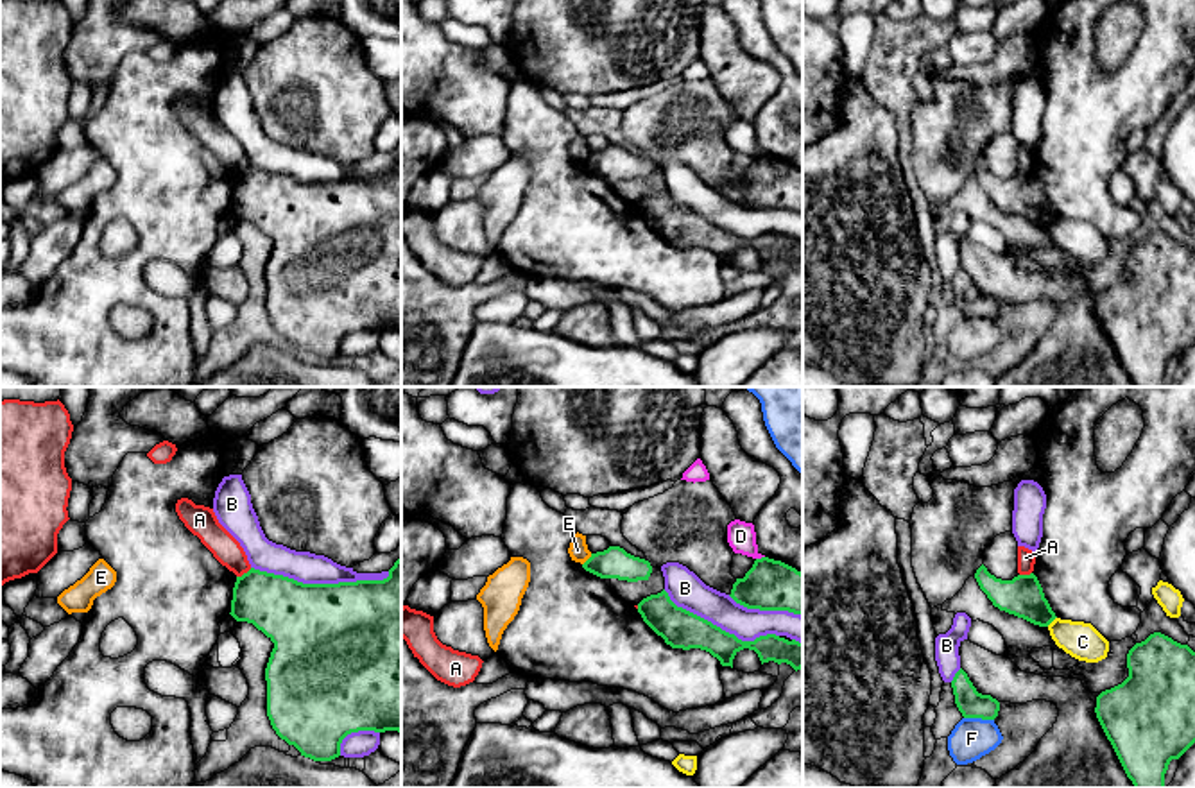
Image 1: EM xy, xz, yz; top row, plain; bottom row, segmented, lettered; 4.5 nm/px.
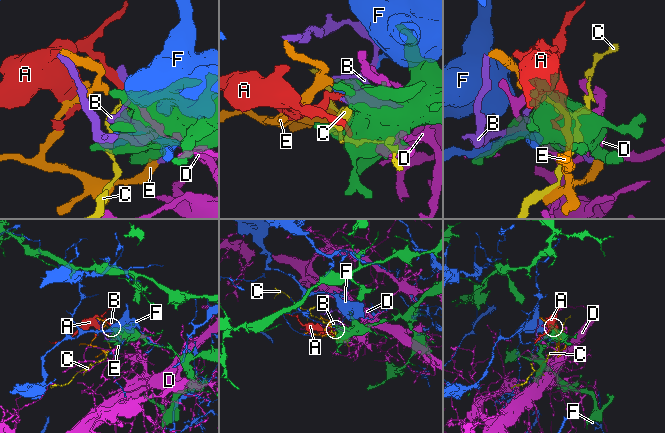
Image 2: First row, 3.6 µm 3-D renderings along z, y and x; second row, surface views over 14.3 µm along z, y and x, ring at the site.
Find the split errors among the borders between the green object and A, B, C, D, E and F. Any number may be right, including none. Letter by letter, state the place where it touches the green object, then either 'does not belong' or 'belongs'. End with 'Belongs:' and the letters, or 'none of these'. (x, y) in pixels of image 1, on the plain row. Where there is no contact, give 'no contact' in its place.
A: xy (244, 172) | does not belong
B: xy (321, 183) | does not belong
C: yz (1050, 221) | does not belong
D: xz (762, 156) | does not belong
E: xz (588, 158) | does not belong
F: yz (979, 316) | does not belong
Belongs: none of these

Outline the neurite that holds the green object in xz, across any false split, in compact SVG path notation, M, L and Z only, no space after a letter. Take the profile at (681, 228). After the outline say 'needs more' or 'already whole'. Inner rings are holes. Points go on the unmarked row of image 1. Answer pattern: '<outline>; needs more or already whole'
M663 188L638 202L643 220L665 238L672 247L701 247L733 267L735 254L744 249L754 249L763 261L787 261L795 270L803 267L803 242L779 236L776 233L760 235L754 240L742 240L735 233L722 229L711 220L677 206Z; already whole

